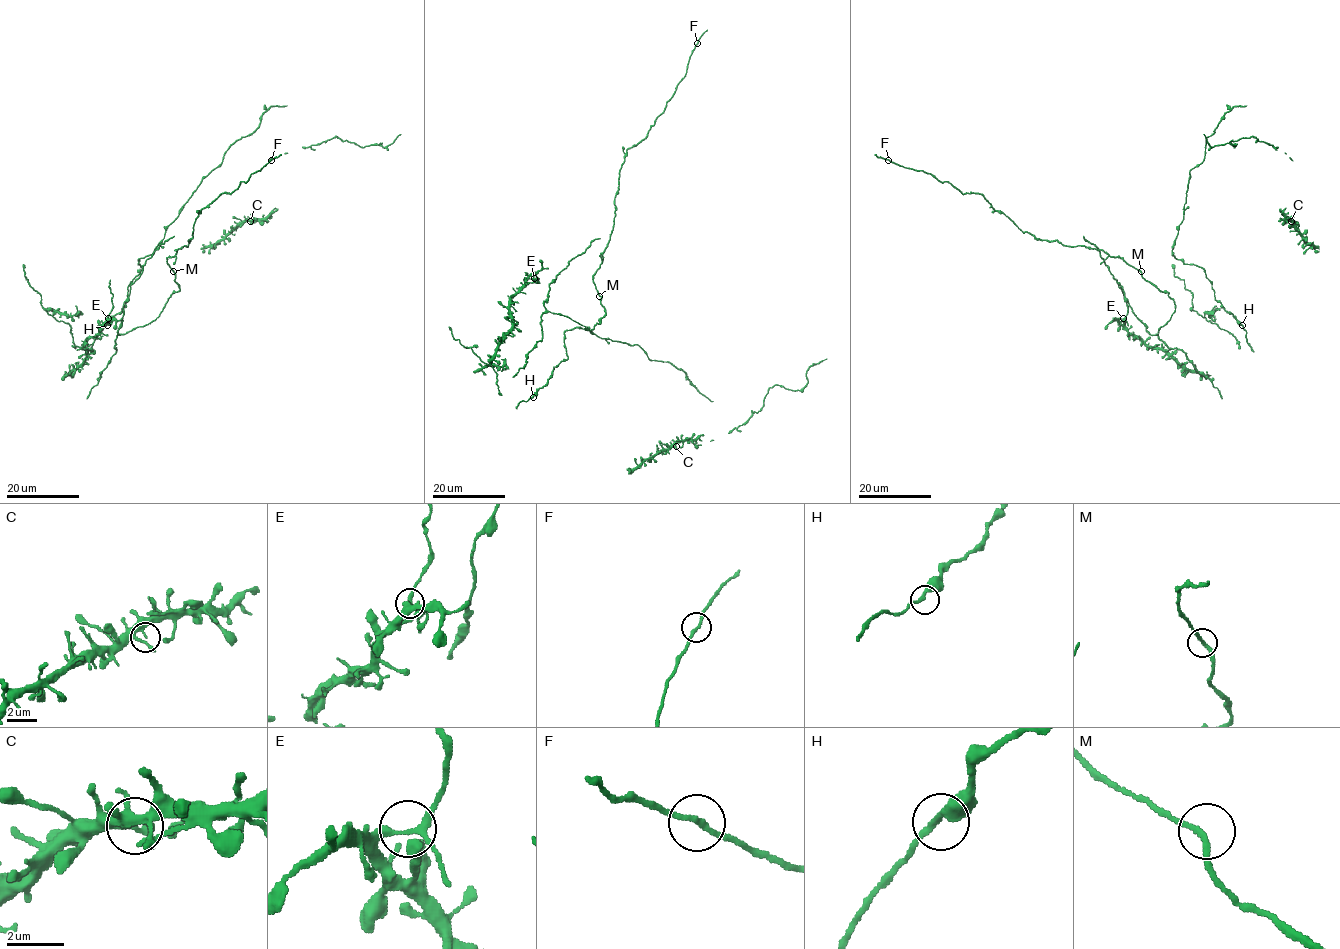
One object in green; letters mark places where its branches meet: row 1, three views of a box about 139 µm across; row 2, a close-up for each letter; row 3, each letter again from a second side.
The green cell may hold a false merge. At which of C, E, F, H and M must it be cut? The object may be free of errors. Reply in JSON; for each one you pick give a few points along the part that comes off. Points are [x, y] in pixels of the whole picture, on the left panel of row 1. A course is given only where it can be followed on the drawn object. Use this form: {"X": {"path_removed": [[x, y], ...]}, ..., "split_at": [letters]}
{"E": {"path_removed": [[107, 318], [113, 303], [110, 280]]}, "split_at": ["E"]}

